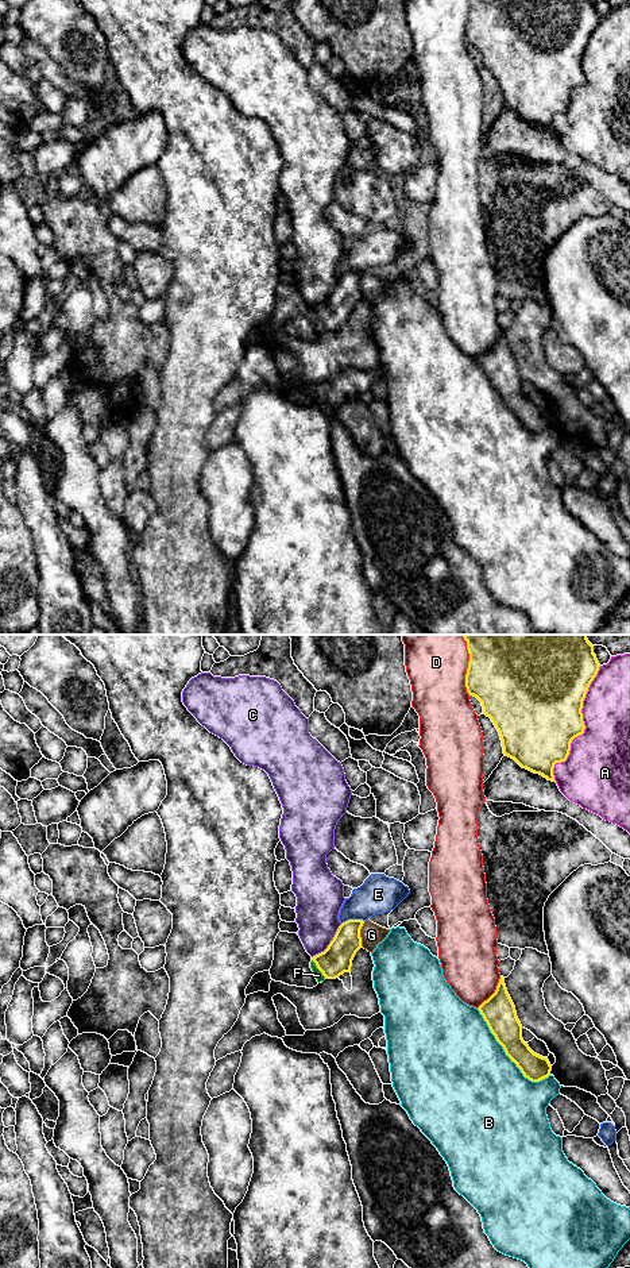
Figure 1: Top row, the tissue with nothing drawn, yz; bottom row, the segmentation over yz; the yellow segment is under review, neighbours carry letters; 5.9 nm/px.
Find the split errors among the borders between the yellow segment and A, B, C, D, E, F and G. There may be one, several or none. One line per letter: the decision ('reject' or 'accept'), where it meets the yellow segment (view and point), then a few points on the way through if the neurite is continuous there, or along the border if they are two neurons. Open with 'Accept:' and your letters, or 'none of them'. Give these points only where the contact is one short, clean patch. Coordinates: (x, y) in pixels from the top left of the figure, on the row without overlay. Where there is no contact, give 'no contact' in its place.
Accept: F
A: reject | yz (584, 80)
B: reject | yz (506, 405)
C: reject | yz (331, 295)
D: reject | yz (467, 23)
E: reject | yz (352, 272)
F: accept | yz (317, 319) | across yz (336, 311), (329, 316), (317, 319), (319, 327)
G: reject | yz (359, 285)

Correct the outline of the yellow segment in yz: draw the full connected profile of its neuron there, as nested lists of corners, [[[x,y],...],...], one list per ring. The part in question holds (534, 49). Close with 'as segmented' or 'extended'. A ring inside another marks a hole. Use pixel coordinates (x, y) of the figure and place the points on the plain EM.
[[[467,0],[469,5],[465,39],[483,58],[483,66],[491,70],[499,84],[503,105],[522,120],[556,134],[553,120],[565,113],[571,95],[584,85],[583,53],[599,23],[594,0]]]; as segmented

